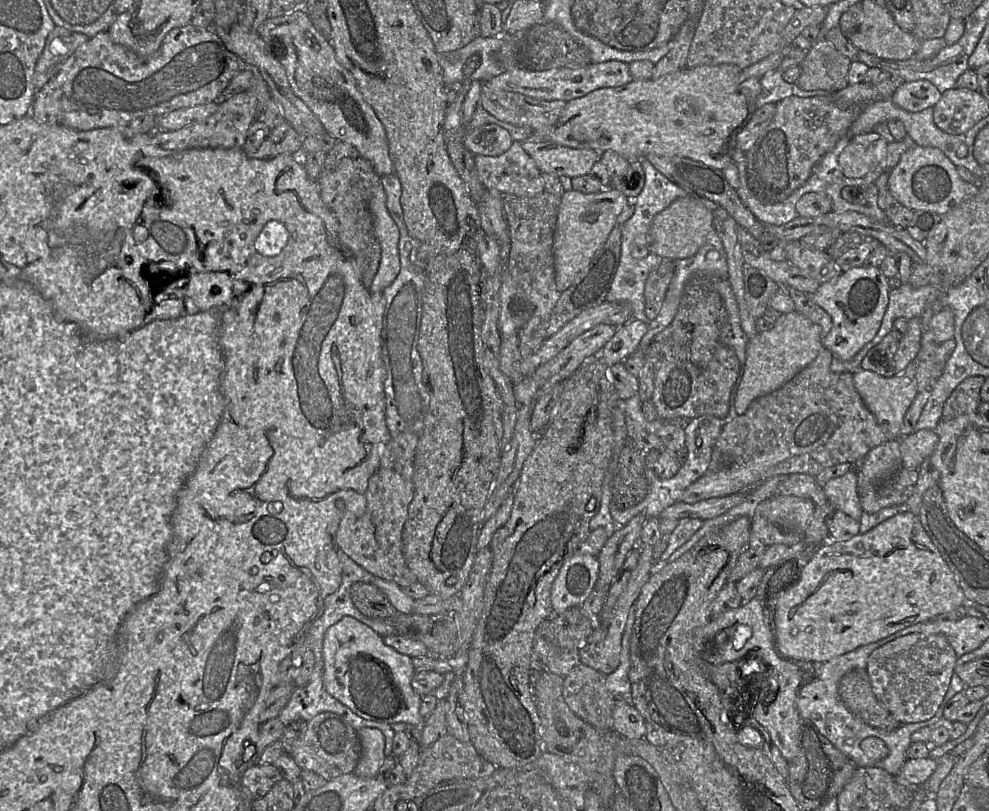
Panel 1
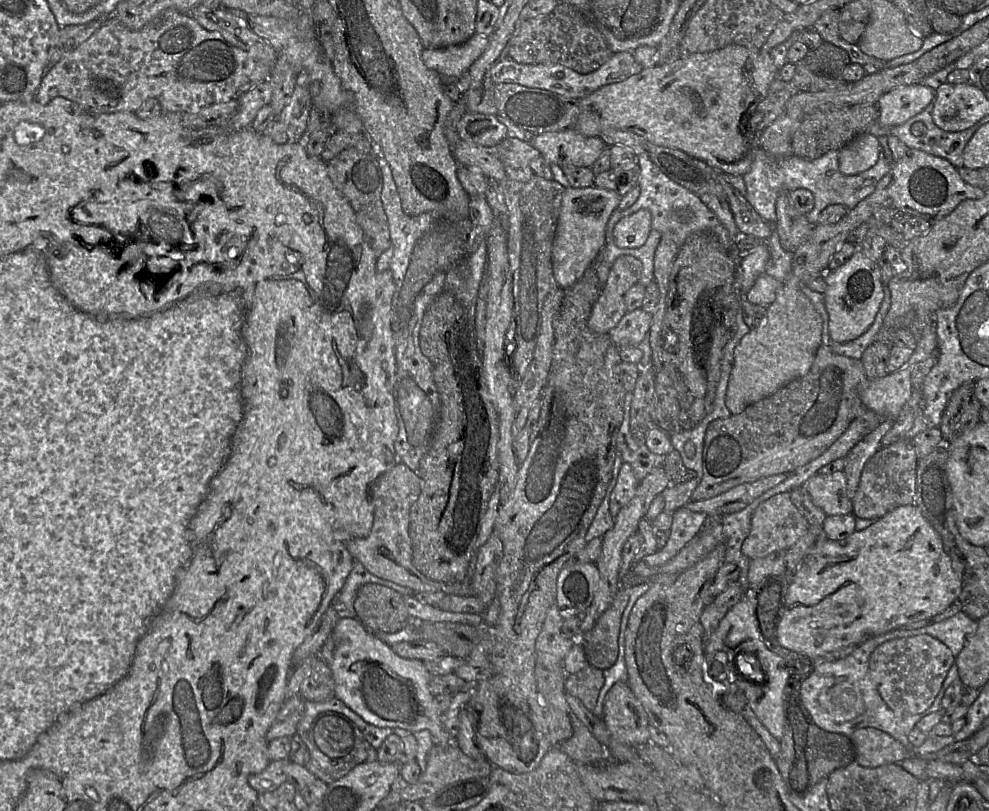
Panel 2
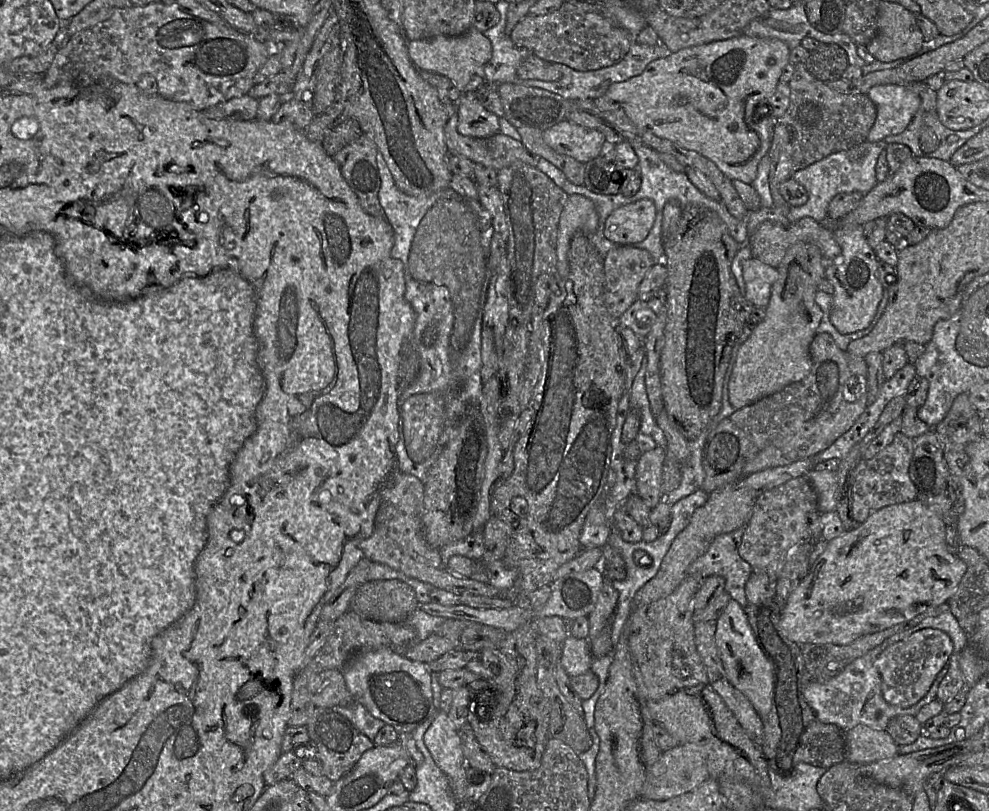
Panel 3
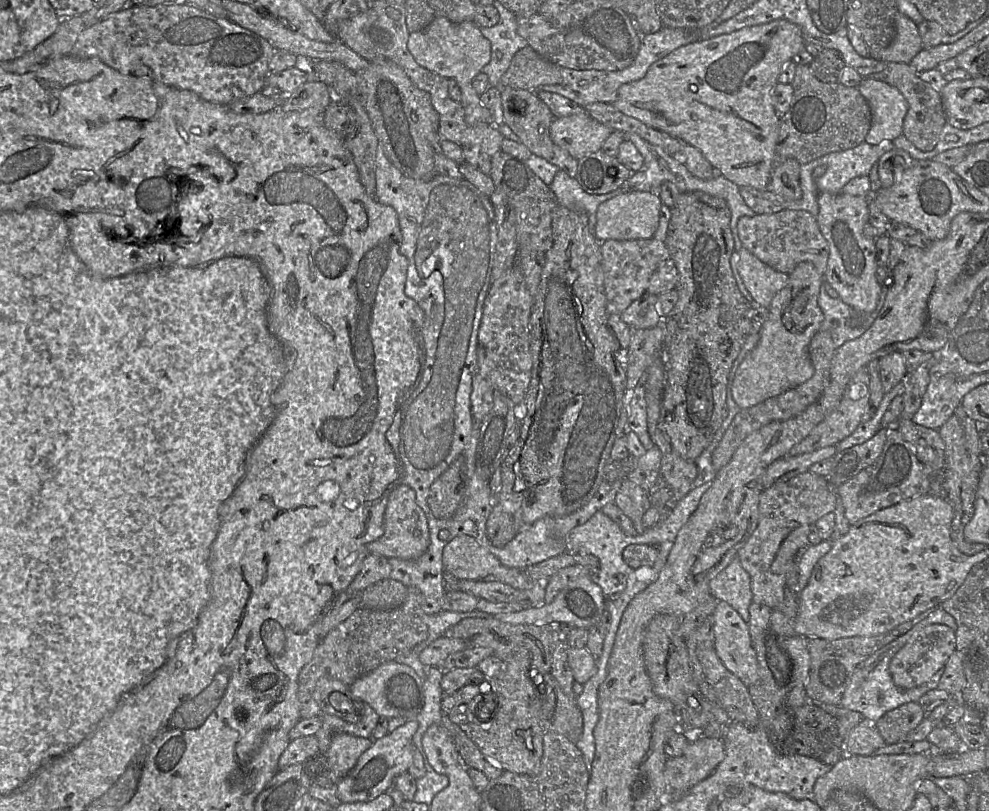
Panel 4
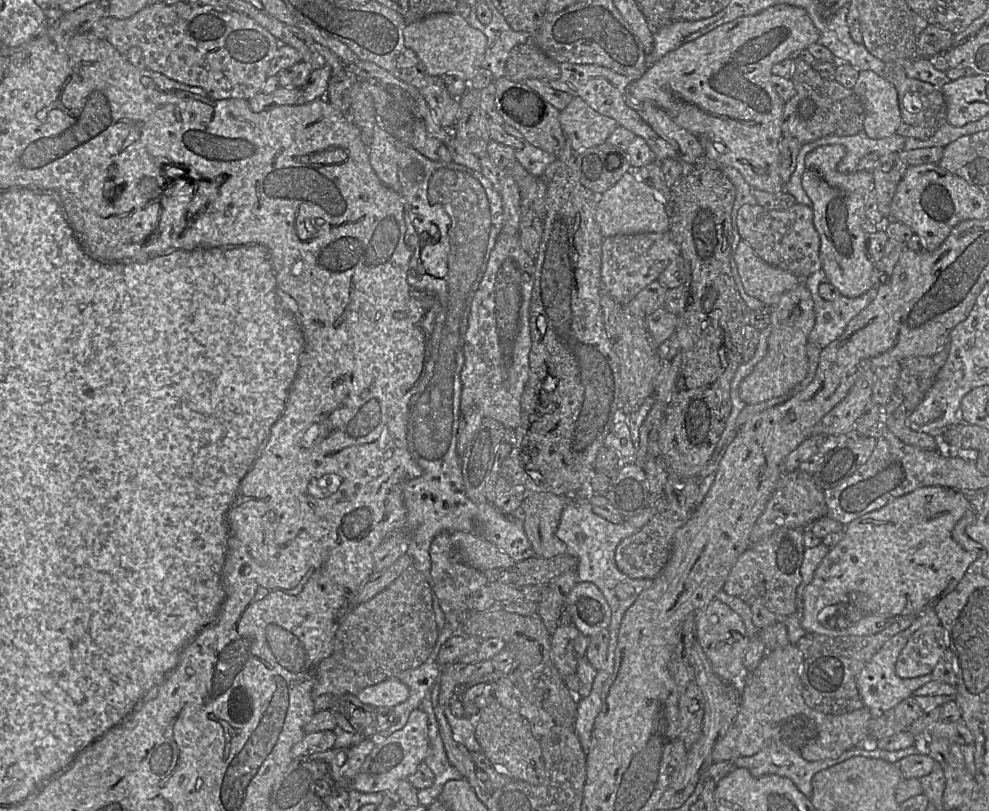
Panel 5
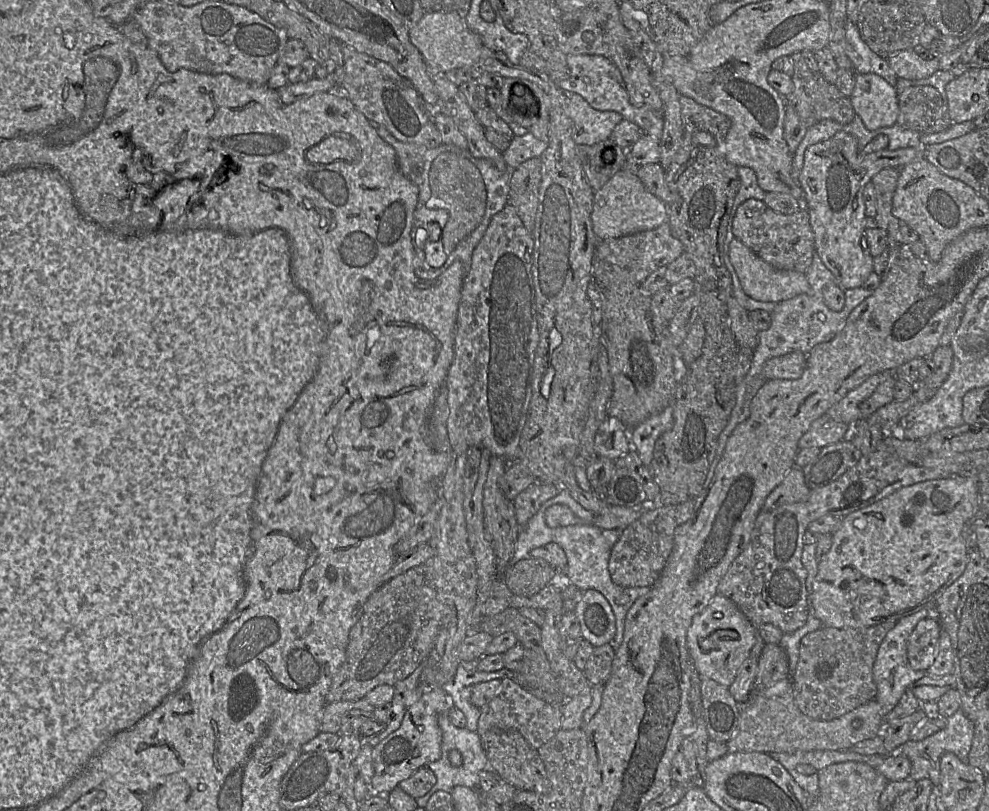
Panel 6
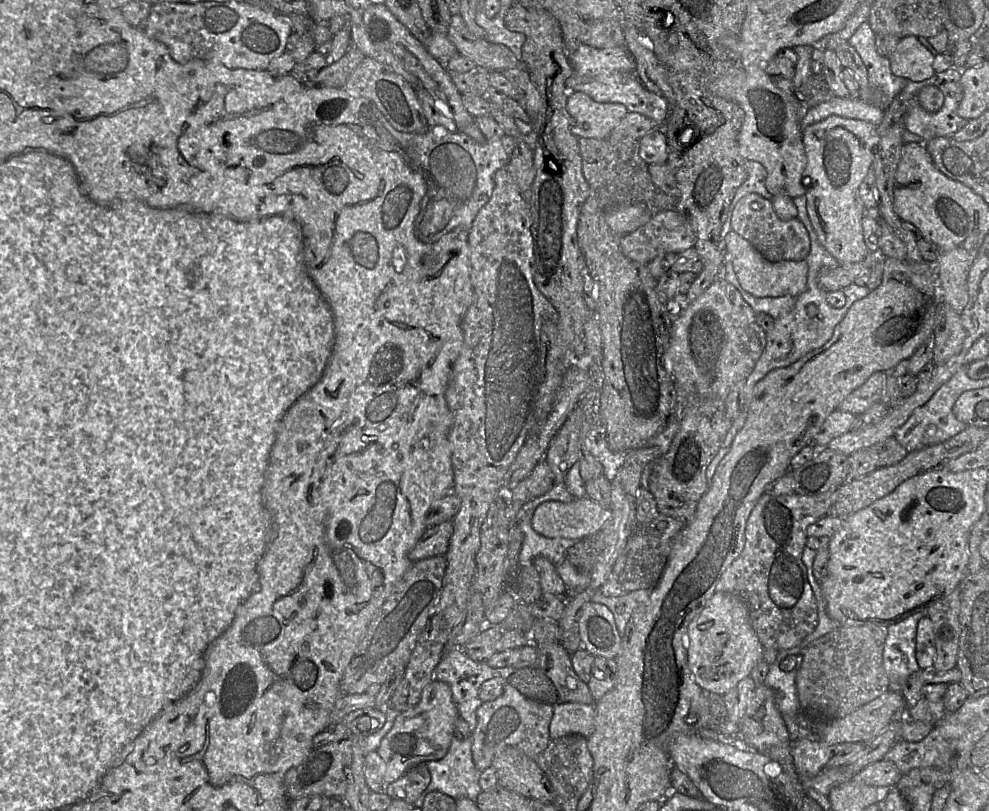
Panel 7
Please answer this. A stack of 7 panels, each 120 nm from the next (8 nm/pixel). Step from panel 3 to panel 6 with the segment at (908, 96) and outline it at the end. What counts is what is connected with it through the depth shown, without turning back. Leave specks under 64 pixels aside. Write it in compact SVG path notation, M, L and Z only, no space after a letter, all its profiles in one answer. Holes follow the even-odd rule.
M874 73L856 74L855 87L849 96L856 115L868 130L890 127L897 123L899 115L898 93L894 86Z

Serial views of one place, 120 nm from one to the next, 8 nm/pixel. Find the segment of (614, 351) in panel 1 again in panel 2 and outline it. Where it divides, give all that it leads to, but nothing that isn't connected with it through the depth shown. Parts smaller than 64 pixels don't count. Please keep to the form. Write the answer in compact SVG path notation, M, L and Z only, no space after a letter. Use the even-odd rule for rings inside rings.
M641 307L627 312L608 334L617 347L638 346L649 333L651 325L652 315Z

